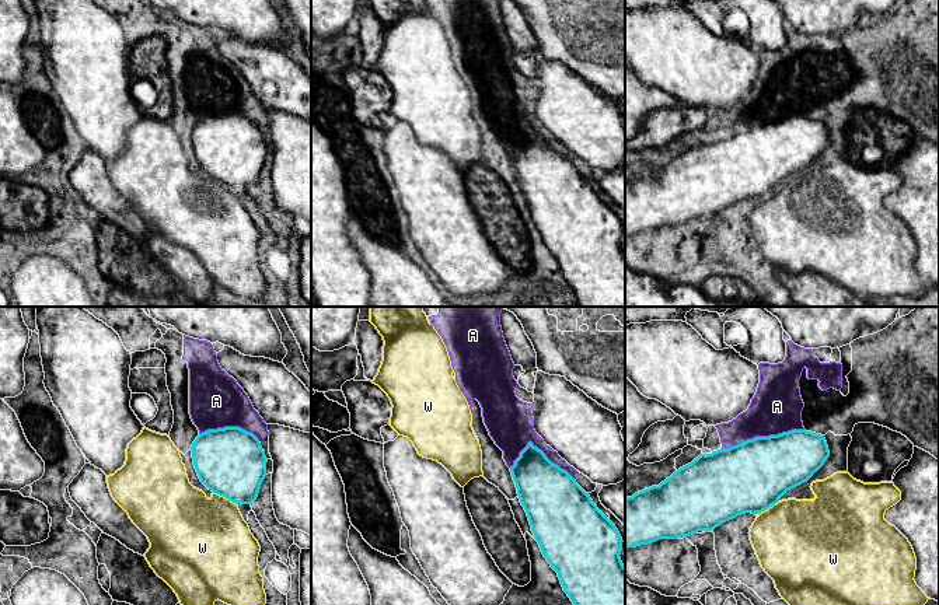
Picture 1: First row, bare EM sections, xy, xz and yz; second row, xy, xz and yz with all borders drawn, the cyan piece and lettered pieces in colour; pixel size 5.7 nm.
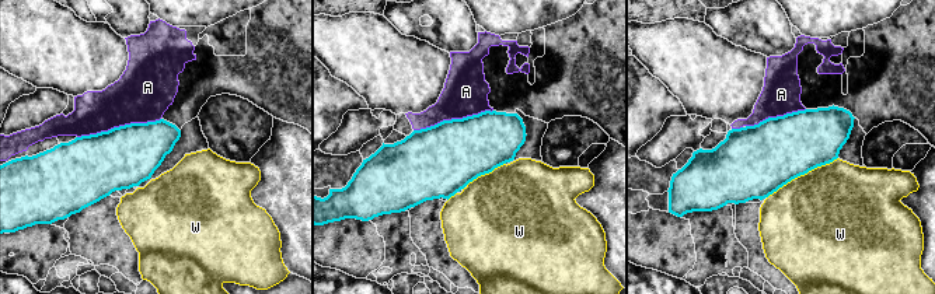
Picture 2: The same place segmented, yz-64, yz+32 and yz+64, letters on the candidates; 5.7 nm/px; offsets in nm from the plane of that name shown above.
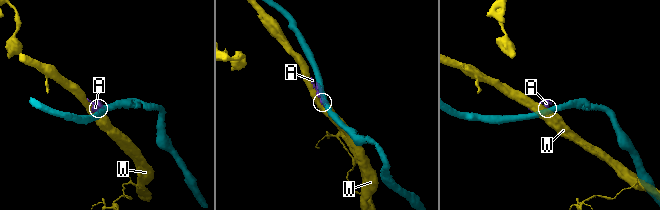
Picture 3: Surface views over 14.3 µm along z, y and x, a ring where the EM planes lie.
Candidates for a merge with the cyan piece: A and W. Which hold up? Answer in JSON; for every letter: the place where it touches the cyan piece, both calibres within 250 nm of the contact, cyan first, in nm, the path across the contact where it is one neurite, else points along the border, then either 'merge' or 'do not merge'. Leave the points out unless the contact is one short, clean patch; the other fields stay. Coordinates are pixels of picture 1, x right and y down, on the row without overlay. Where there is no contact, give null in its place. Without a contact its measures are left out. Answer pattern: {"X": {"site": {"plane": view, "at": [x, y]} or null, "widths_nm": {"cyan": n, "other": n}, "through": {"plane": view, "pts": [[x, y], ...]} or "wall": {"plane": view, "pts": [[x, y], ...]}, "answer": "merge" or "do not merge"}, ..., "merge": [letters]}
{"A": {"site": {"plane": "yz", "at": [763, 123]}, "widths_nm": {"cyan": 400, "other": 300}, "answer": "merge"}, "W": {"site": {"plane": "xy", "at": [226, 184]}, "widths_nm": {"cyan": 400, "other": 440}, "answer": "do not merge"}, "merge": ["A"]}

